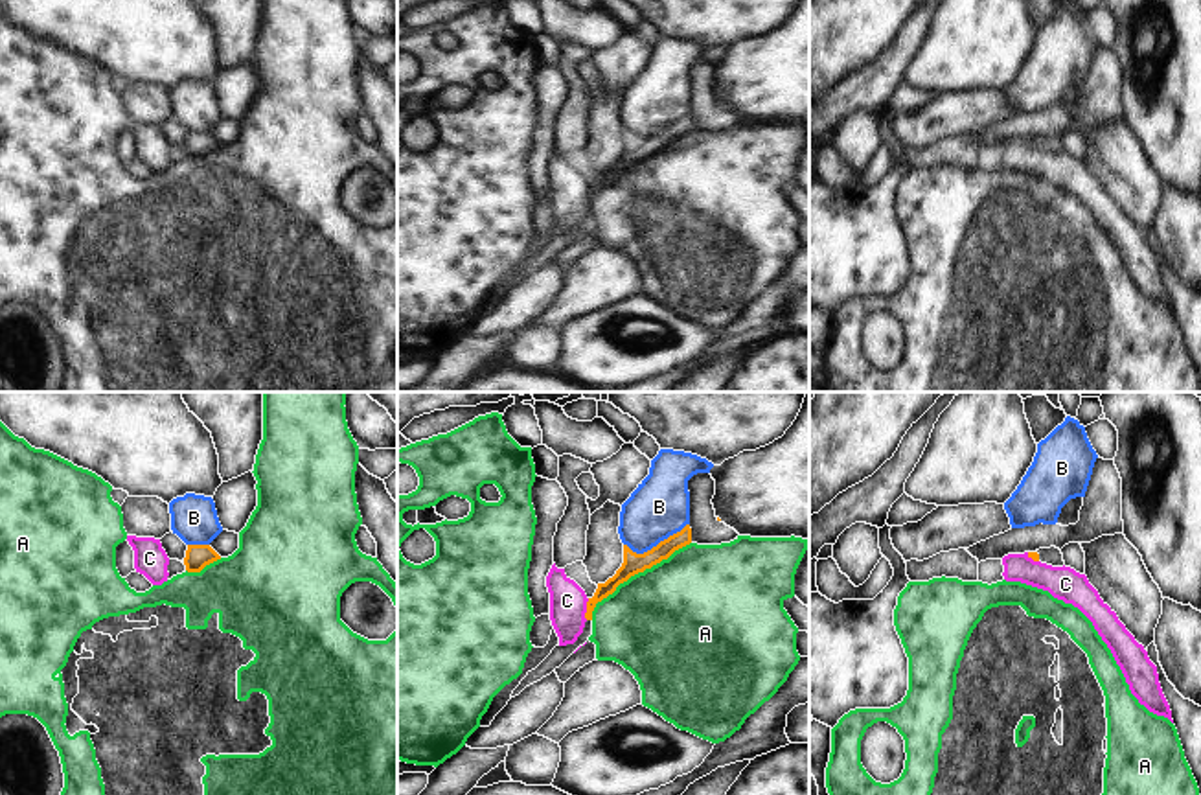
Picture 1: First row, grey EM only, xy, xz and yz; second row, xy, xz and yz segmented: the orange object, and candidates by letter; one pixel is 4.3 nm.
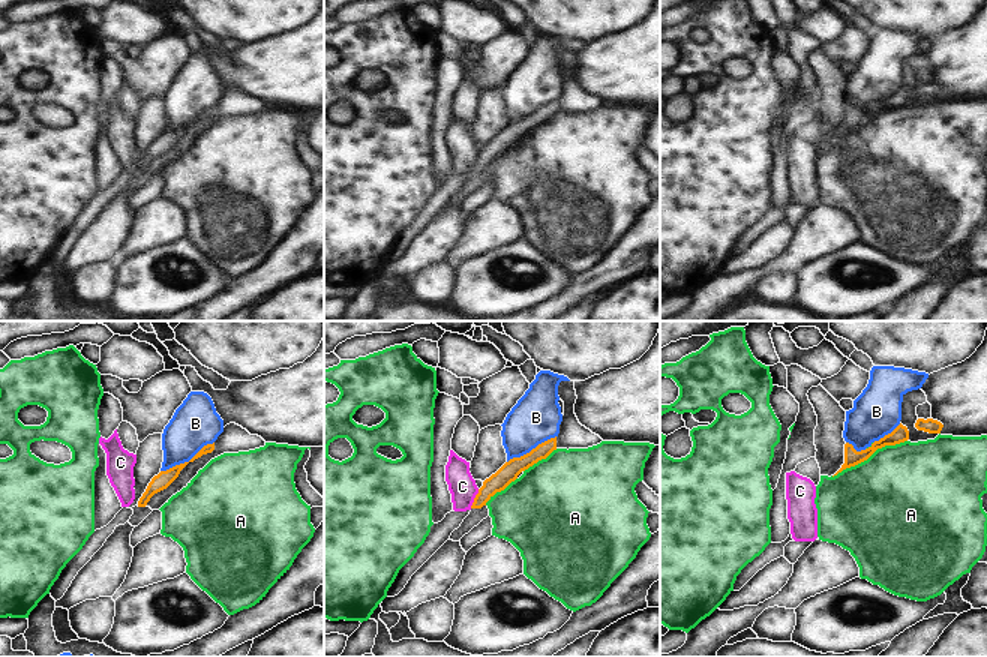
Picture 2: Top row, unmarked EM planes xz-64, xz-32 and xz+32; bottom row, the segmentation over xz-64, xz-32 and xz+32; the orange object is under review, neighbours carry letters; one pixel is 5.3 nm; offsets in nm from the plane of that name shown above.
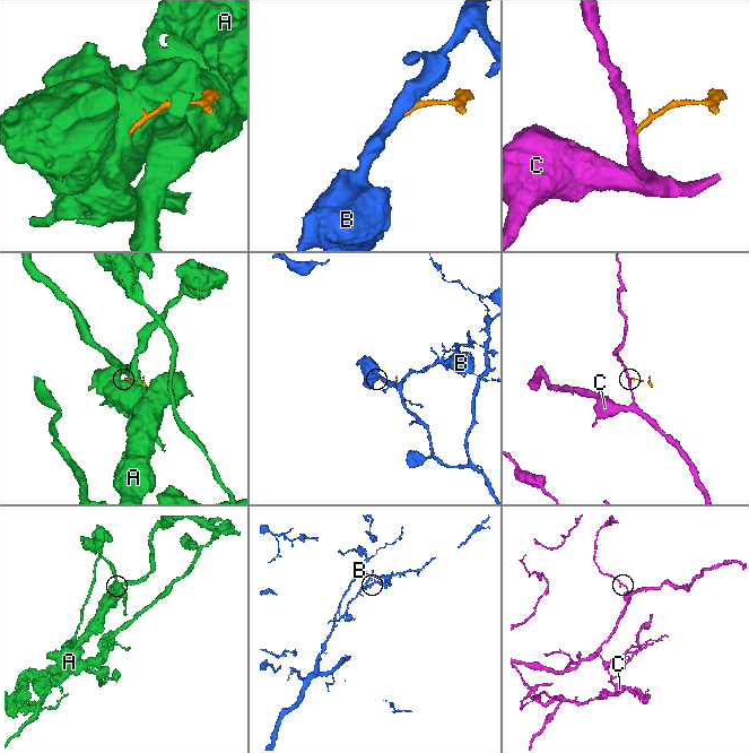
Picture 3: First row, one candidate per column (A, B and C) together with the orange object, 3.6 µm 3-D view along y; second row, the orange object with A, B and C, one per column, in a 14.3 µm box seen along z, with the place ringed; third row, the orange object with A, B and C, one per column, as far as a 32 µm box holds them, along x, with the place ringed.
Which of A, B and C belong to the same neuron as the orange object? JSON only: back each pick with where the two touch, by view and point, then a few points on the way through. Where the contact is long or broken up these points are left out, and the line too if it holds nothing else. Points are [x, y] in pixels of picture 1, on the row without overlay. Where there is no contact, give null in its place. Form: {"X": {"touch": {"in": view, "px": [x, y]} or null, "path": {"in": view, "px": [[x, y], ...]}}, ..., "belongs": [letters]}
{"belongs": []}

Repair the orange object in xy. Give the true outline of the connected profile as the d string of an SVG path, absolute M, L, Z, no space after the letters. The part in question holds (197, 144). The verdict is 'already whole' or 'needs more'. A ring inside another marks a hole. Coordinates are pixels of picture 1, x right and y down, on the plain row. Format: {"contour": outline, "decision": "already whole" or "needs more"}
{"contour": "M188 132L184 153L188 160L200 160L217 147L221 144L210 132Z", "decision": "already whole"}

